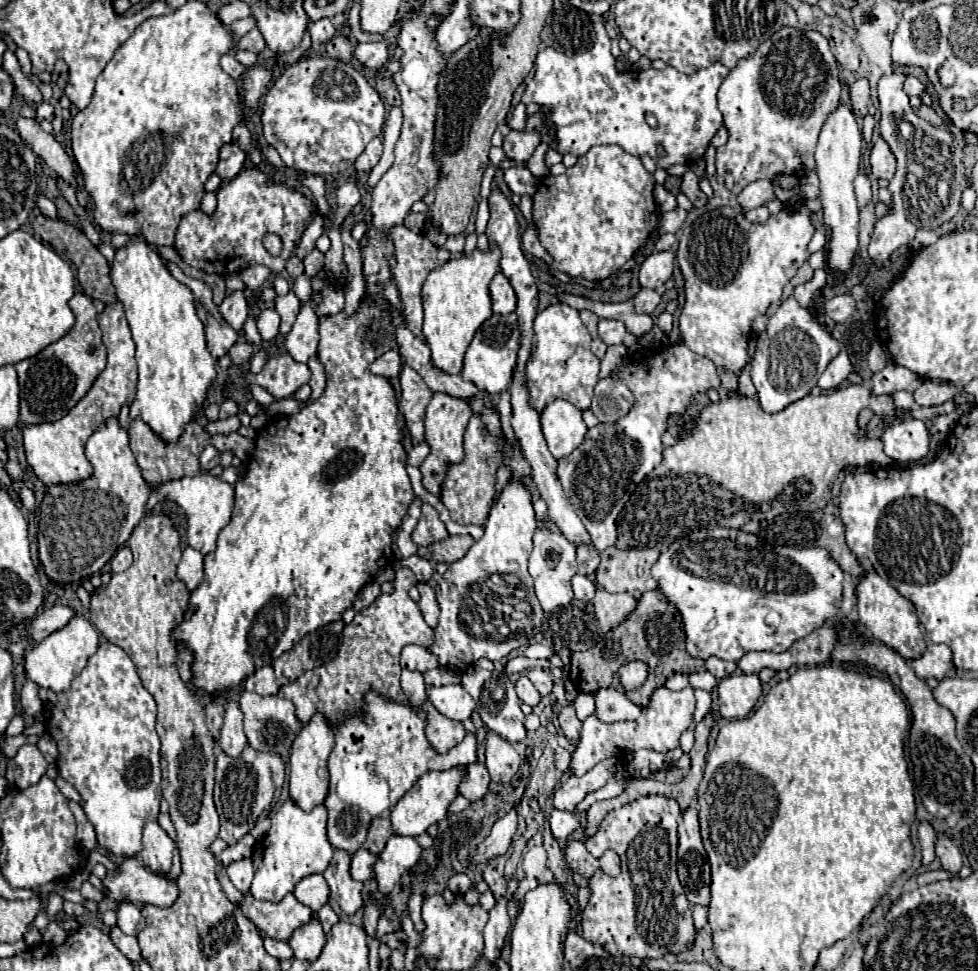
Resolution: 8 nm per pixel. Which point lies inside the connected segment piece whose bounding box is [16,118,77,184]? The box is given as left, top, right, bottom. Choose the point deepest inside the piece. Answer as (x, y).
(63, 165)

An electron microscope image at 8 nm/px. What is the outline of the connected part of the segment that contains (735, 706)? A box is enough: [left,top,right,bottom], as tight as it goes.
[718,672,762,718]

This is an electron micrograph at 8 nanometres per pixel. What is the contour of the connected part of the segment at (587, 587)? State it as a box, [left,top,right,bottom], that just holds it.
[572,574,596,602]

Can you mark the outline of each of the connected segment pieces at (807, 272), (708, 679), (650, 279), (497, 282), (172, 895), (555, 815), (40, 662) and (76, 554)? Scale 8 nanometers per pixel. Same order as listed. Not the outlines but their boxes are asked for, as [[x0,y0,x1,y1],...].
[[782,262,814,300],[688,672,718,690],[638,252,674,288],[490,272,516,314],[102,858,178,908],[550,808,580,842],[26,616,98,692],[38,418,148,582]]

